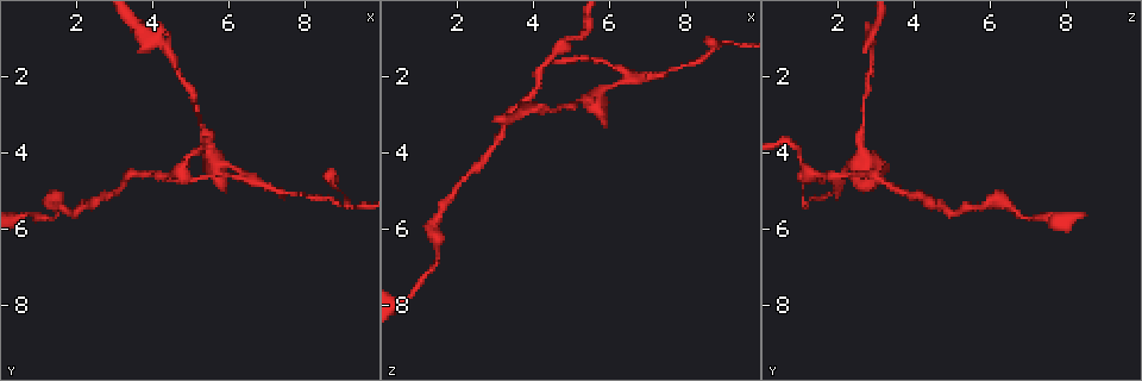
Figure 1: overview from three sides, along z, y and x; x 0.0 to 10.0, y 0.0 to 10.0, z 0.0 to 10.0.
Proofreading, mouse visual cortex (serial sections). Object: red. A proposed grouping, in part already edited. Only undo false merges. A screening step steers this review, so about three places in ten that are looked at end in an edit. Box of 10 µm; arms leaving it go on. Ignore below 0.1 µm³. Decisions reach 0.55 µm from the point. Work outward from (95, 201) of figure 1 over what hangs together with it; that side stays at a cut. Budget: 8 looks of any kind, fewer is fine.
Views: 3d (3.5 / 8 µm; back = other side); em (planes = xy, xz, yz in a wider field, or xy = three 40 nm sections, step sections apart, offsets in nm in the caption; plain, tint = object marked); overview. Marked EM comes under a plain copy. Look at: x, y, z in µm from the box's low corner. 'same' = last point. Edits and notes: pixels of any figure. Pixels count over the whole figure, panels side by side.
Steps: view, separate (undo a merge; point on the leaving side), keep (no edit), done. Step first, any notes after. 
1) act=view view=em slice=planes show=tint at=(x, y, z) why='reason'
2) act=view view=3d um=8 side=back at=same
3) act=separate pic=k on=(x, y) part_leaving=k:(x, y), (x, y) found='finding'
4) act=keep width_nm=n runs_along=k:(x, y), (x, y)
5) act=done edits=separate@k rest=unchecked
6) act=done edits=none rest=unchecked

act=view view=3d um=3.5 at=(4.25, 4.65, 1.85) why='three arms meet'

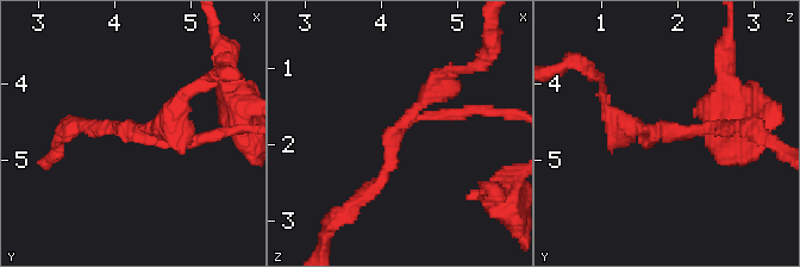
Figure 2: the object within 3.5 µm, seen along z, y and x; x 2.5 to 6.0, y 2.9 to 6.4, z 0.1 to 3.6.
act=view view=em slice=planes show=tint at=(4.25, 4.65, 1.80) arms=3 arm_widths_nm=150,150,300

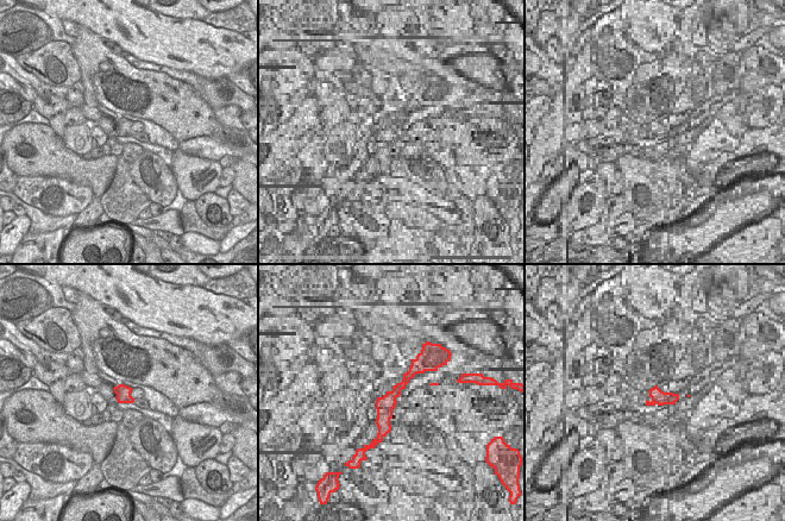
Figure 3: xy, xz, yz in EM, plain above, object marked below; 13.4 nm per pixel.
act=keep found='continuous, no second cell'

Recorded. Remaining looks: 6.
act=view view=3d um=3.5 at=(5.50, 3.80, 0.75) why='sharp bend'

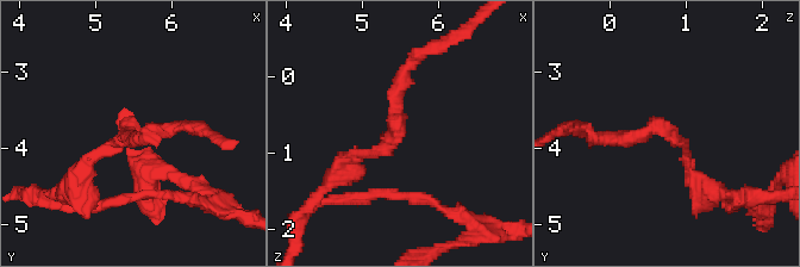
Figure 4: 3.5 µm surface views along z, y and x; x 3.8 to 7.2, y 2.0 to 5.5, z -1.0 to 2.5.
act=view view=em slice=xy step=3 show=tint at=(5.45, 3.75, 0.80) arm_widths_nm=150,200 why='shape alone is not enough'

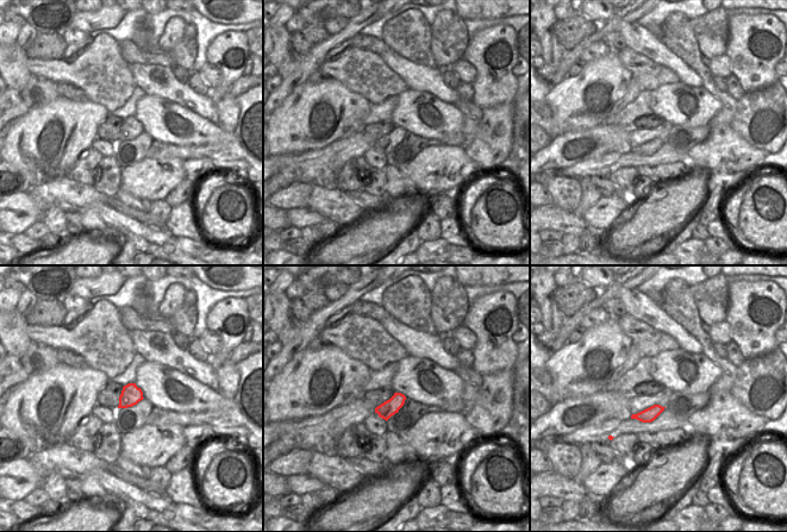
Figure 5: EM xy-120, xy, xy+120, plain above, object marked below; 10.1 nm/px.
act=keep runs_along=4:(341, 162), (395, 135), (410, 78) found='one cell here'

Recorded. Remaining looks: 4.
act=view view=3d um=8 at=(6.55, 4.75, 2.05) why='sharp bend'

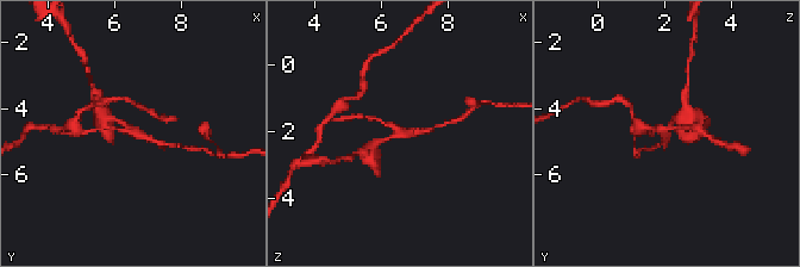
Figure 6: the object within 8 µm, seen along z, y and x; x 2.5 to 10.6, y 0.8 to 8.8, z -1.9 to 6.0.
act=view view=3d um=3.5 at=same why='zoom in'

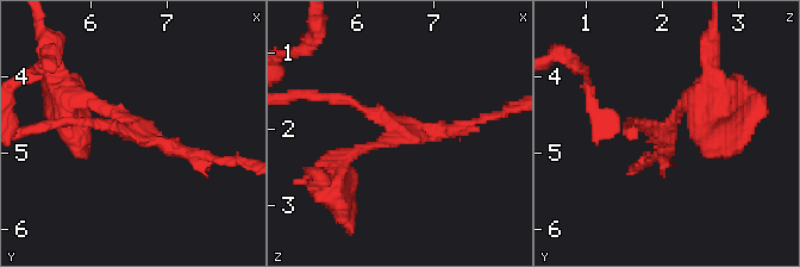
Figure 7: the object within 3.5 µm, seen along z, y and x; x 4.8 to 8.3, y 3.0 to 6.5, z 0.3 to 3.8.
act=view view=em slice=xy step=5 show=tint at=(6.55, 4.70, 2.05) arms=3 arm_widths_nm=150,150,200

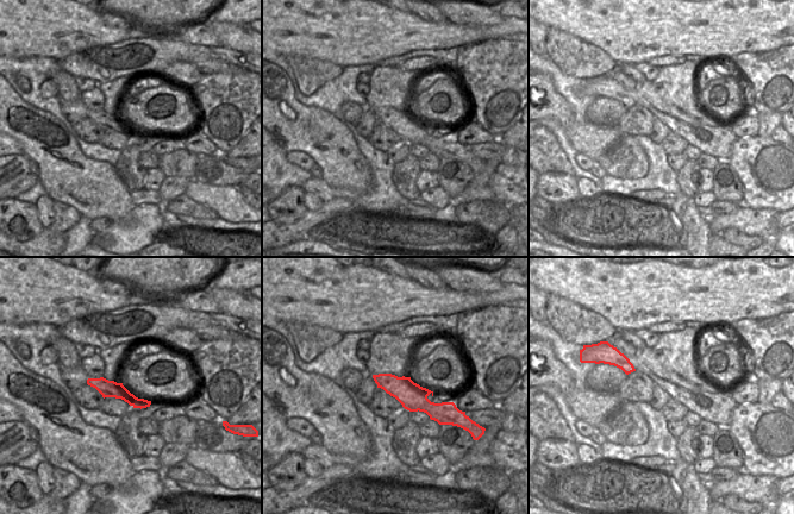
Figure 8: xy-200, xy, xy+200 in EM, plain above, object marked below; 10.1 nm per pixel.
act=separate pic=7 on=(83, 109) width_nm=280 part_leaving=7:(392, 124), (397, 137), (319, 177) found='two cells meet here'

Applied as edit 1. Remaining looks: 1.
act=done edits=separate@7 rest=unchecked

